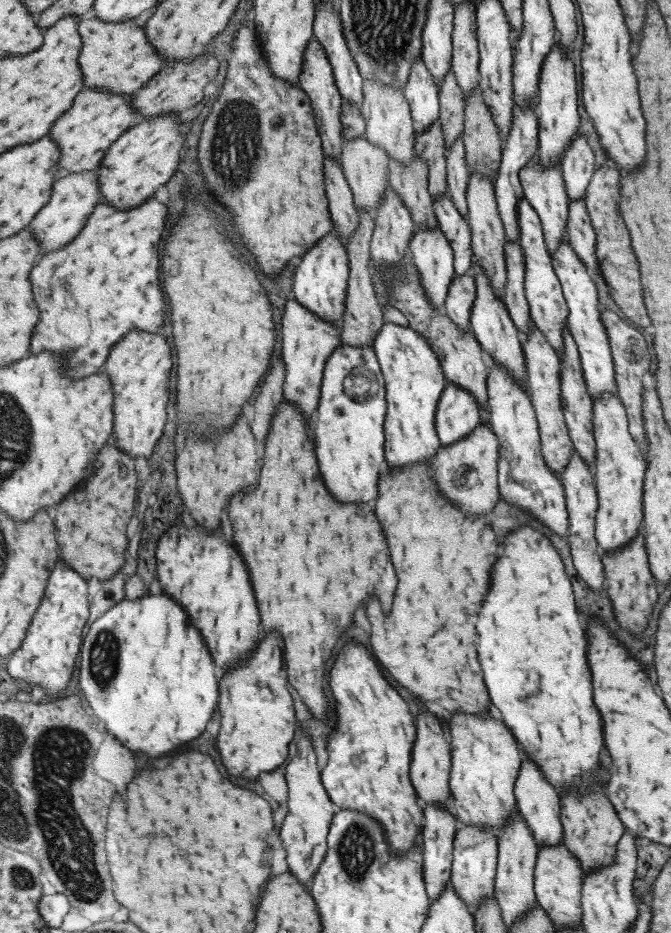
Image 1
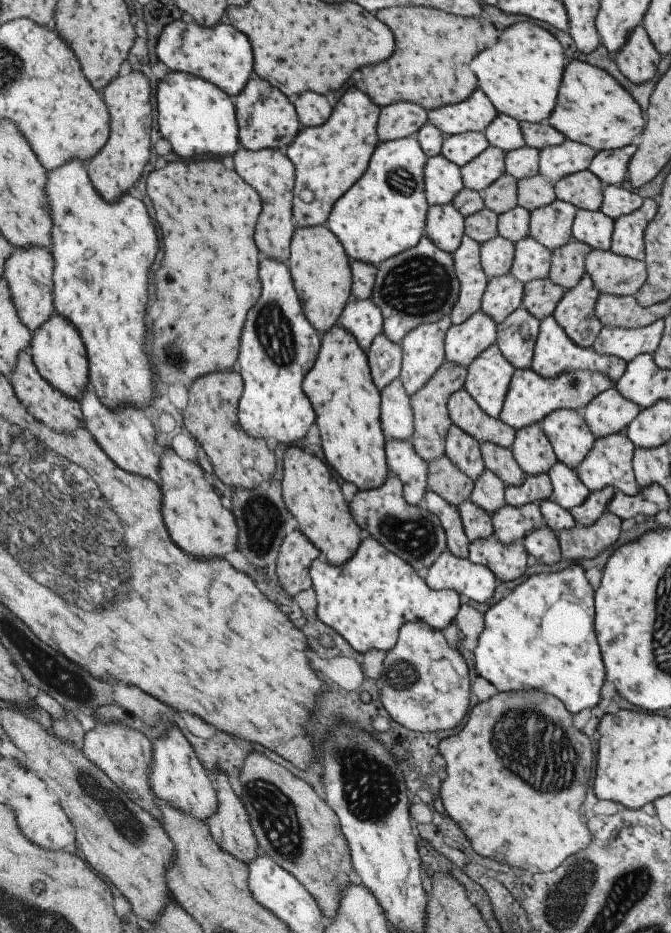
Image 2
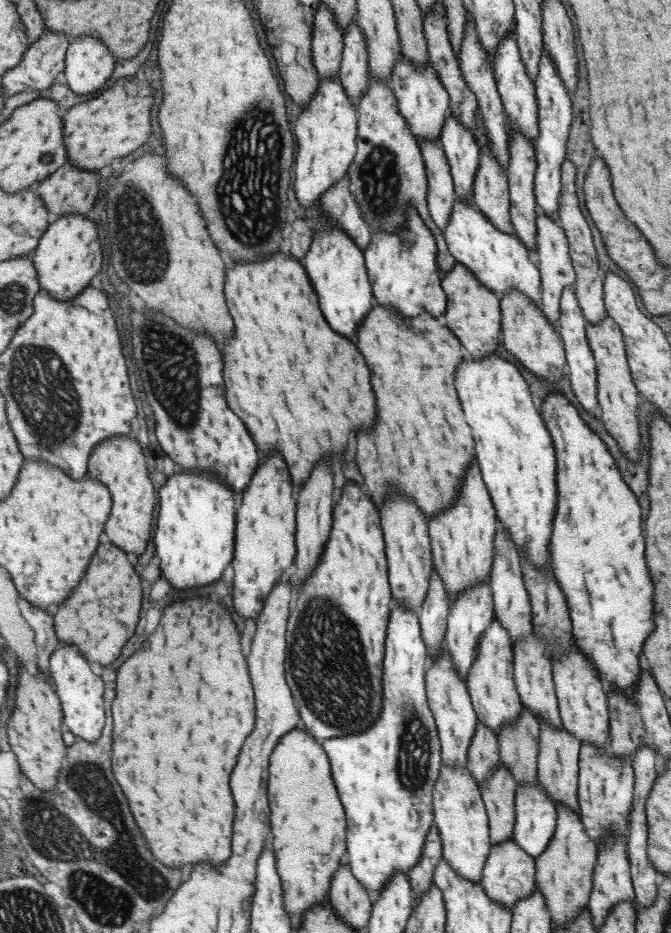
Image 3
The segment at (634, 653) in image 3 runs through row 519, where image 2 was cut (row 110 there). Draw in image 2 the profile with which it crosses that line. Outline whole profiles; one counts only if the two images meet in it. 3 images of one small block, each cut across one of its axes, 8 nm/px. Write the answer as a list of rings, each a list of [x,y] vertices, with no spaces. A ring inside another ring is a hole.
[[[573,60],[567,62],[563,70],[554,110],[545,122],[564,139],[597,152],[635,144],[644,130],[645,120],[638,103],[609,74]]]

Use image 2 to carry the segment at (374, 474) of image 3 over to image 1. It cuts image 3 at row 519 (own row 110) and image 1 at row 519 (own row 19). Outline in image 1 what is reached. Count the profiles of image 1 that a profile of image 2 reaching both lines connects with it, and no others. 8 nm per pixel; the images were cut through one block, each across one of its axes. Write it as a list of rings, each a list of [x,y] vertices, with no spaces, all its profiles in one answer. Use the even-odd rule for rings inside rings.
[[[430,460],[419,465],[412,465],[405,469],[396,469],[395,471],[387,471],[386,468],[383,473],[380,474],[380,480],[378,481],[378,493],[375,498],[375,516],[381,524],[381,530],[383,530],[383,536],[385,536],[385,542],[387,542],[387,550],[389,550],[389,560],[393,564],[393,570],[395,570],[395,576],[397,576],[397,588],[395,588],[395,594],[393,594],[393,602],[391,602],[391,610],[389,610],[389,616],[385,618],[381,612],[379,612],[379,604],[377,600],[369,600],[367,602],[367,620],[371,624],[371,636],[369,636],[369,646],[375,654],[375,658],[379,660],[379,664],[387,670],[387,674],[399,684],[403,686],[405,690],[413,692],[415,696],[419,696],[423,702],[433,702],[433,704],[439,704],[443,710],[447,712],[461,712],[461,714],[485,714],[489,710],[489,696],[485,692],[485,686],[483,686],[483,680],[481,680],[481,670],[479,670],[479,664],[477,664],[477,656],[475,656],[475,648],[473,648],[473,640],[467,640],[471,636],[475,636],[475,620],[477,620],[477,612],[481,608],[481,602],[483,598],[487,596],[487,590],[489,590],[489,570],[493,566],[493,562],[497,560],[497,546],[495,546],[495,538],[493,538],[493,532],[489,530],[489,526],[485,524],[483,518],[463,518],[459,512],[457,512],[457,506],[451,508],[449,506],[449,500],[443,498],[441,494],[434,490],[433,484],[430,482],[430,471],[428,470],[428,464]]]

